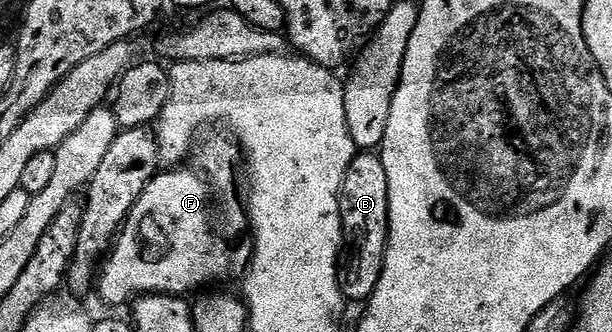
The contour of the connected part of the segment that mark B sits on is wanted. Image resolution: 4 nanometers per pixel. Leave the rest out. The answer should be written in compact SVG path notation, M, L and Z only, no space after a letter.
M359 151L344 174L338 195L342 219L342 254L338 258L338 281L347 301L369 301L380 282L386 261L386 243L390 237L388 174L384 174L381 155Z

